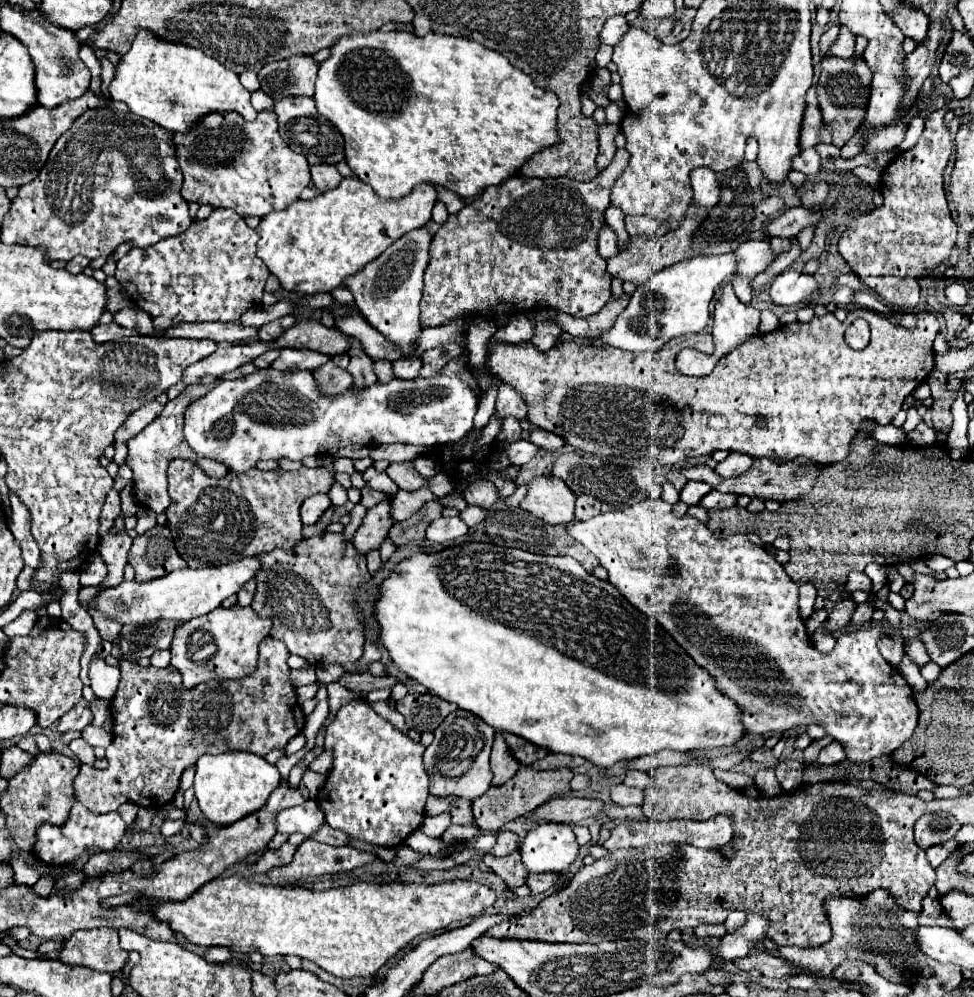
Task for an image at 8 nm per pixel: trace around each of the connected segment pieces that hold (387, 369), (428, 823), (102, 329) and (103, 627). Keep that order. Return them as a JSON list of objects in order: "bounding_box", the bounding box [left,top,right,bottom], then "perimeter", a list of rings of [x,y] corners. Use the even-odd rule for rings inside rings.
[{"bounding_box":[374,360,394,382],"perimeter":[[[378,360],[376,366],[374,366],[374,372],[378,376],[380,382],[388,382],[394,378],[394,368],[392,368],[392,362],[386,362],[386,360]]]},{"bounding_box":[420,814,452,838],"perimeter":[[[440,814],[440,816],[432,818],[432,820],[424,820],[424,826],[422,826],[420,830],[422,830],[426,836],[430,836],[430,838],[438,838],[438,836],[442,836],[444,830],[452,824],[448,818],[450,818],[448,814]]]},{"bounding_box":[90,322,136,342],"perimeter":[[[112,322],[110,326],[104,326],[104,324],[96,326],[96,330],[92,330],[90,334],[96,342],[112,342],[112,340],[118,340],[118,338],[124,338],[124,336],[132,336],[136,332],[128,330],[128,328],[122,328],[116,322]]]},{"bounding_box":[90,610,122,640],"perimeter":[[[90,610],[90,616],[94,618],[94,626],[98,628],[102,640],[114,640],[118,636],[118,632],[122,628],[120,624],[114,624],[114,622],[108,622],[108,620],[100,618],[100,614],[96,610]]]}]

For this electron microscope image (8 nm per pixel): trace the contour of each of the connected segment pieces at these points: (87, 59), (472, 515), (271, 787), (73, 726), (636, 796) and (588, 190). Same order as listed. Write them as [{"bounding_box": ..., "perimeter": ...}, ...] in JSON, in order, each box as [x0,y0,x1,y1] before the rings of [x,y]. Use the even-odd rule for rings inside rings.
[{"bounding_box":[79,44,102,94],"perimeter":[[[84,44],[80,49],[79,56],[91,72],[90,90],[92,90],[94,94],[99,94],[102,83],[101,66],[94,50],[89,45]]]},{"bounding_box":[460,506,484,526],"perimeter":[[[468,506],[460,516],[464,518],[464,522],[468,524],[468,526],[474,526],[474,524],[478,524],[482,518],[484,518],[484,510],[482,508],[476,508],[476,506]]]},{"bounding_box":[194,750,280,826],"perimeter":[[[226,750],[222,754],[204,754],[196,762],[196,780],[194,792],[200,804],[202,814],[220,826],[228,826],[252,812],[256,812],[268,796],[278,788],[280,772],[276,766],[266,762],[266,758],[244,752],[244,750]]]},{"bounding_box":[58,702,92,734],"perimeter":[[[82,702],[80,706],[74,706],[68,714],[64,714],[64,718],[58,720],[58,730],[62,734],[66,734],[70,730],[82,732],[90,722],[92,722],[92,714],[88,710],[88,702]]]},{"bounding_box":[610,784,644,806],"perimeter":[[[616,784],[610,790],[610,794],[618,806],[630,806],[630,804],[642,804],[644,802],[644,792],[640,788],[628,788],[624,784]]]},{"bounding_box":[420,148,630,328],"perimeter":[[[618,148],[612,162],[598,174],[598,178],[590,180],[590,182],[578,182],[578,180],[568,180],[568,178],[524,178],[524,176],[512,176],[508,180],[504,180],[498,186],[488,186],[480,196],[474,198],[474,202],[466,204],[460,212],[452,214],[442,228],[434,234],[434,242],[432,242],[432,258],[430,264],[426,268],[424,274],[424,296],[420,302],[420,324],[422,328],[428,326],[442,326],[448,324],[454,316],[458,314],[480,314],[480,316],[488,316],[494,318],[498,314],[518,314],[522,310],[542,310],[542,308],[560,308],[576,318],[586,318],[590,314],[596,314],[604,308],[604,304],[610,300],[610,280],[608,274],[604,278],[604,258],[598,254],[598,230],[604,224],[604,212],[610,204],[610,190],[616,182],[616,178],[626,170],[630,160],[630,154],[626,148]]]}]

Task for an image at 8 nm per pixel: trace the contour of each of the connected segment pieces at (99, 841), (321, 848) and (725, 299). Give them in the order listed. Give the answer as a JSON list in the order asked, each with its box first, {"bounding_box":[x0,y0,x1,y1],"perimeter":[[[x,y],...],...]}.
[{"bounding_box":[32,800,128,866],"perimeter":[[[74,800],[70,808],[70,816],[64,824],[54,826],[54,824],[42,822],[36,828],[36,842],[32,852],[38,860],[42,860],[48,866],[64,866],[64,864],[70,864],[74,858],[78,858],[84,850],[104,850],[104,852],[114,850],[122,840],[126,828],[128,826],[124,824],[118,812],[108,812],[98,816],[98,814],[92,814],[86,806],[82,806],[78,800]]]},{"bounding_box":[266,840,378,886],"perimeter":[[[304,840],[300,846],[298,846],[298,852],[294,854],[292,862],[286,864],[286,866],[274,866],[266,872],[266,878],[270,882],[280,882],[282,880],[282,886],[294,886],[296,882],[304,880],[304,878],[314,878],[314,876],[324,876],[324,874],[336,874],[336,872],[348,872],[348,870],[354,870],[354,868],[360,868],[360,866],[366,866],[370,862],[374,862],[378,856],[372,854],[372,852],[362,852],[362,850],[356,850],[356,848],[350,848],[350,846],[328,846],[328,844],[320,844],[316,840]]]},{"bounding_box":[714,280,760,358],"perimeter":[[[726,280],[720,286],[720,294],[716,298],[714,312],[714,336],[716,336],[716,358],[720,354],[728,354],[732,346],[748,340],[756,334],[760,324],[760,312],[750,304],[738,300],[732,282]]]}]

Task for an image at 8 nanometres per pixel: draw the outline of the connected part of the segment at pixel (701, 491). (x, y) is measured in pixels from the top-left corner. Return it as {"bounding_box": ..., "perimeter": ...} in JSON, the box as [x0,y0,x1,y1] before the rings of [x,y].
{"bounding_box":[680,482,712,506],"perimeter":[[[688,482],[680,492],[680,500],[686,502],[688,506],[692,506],[692,504],[698,504],[710,490],[712,488],[704,482]]]}

